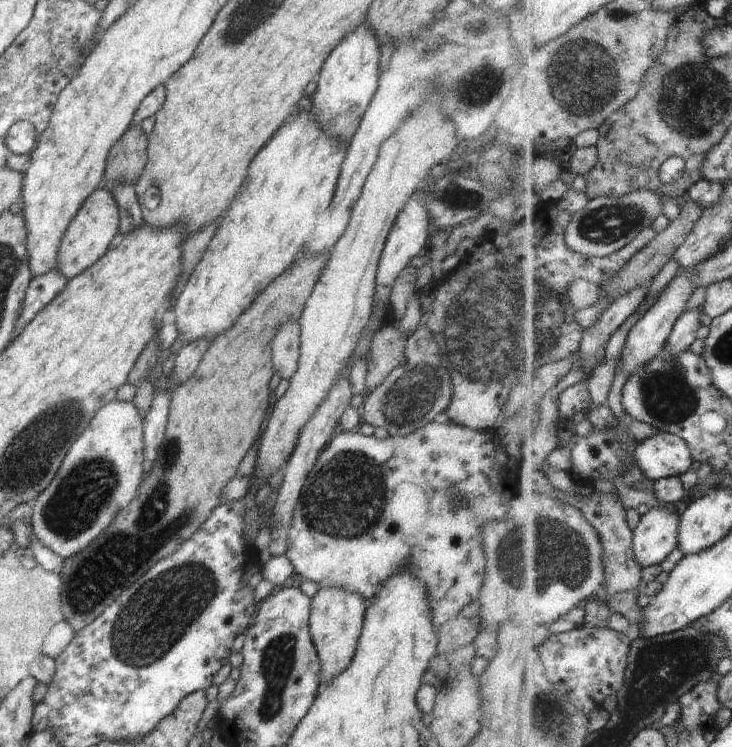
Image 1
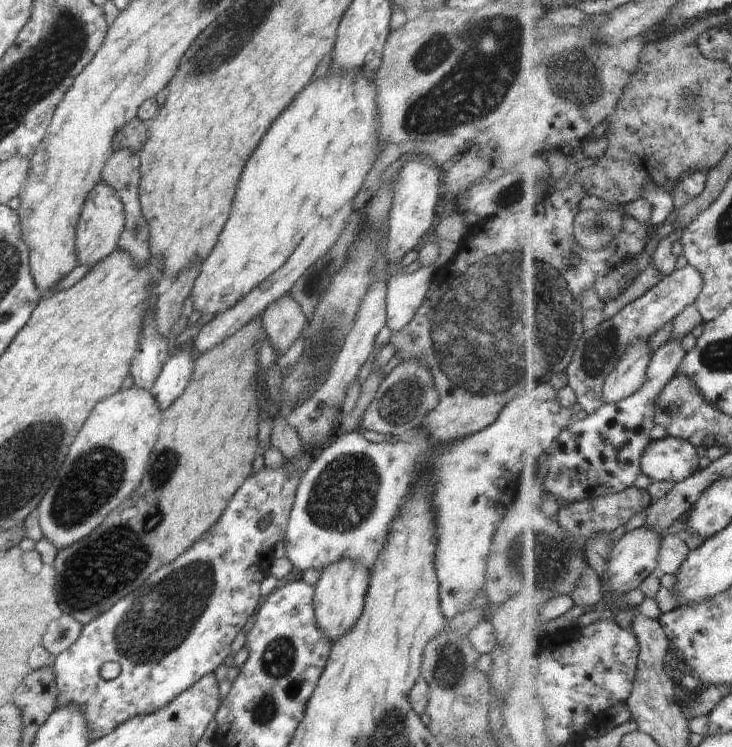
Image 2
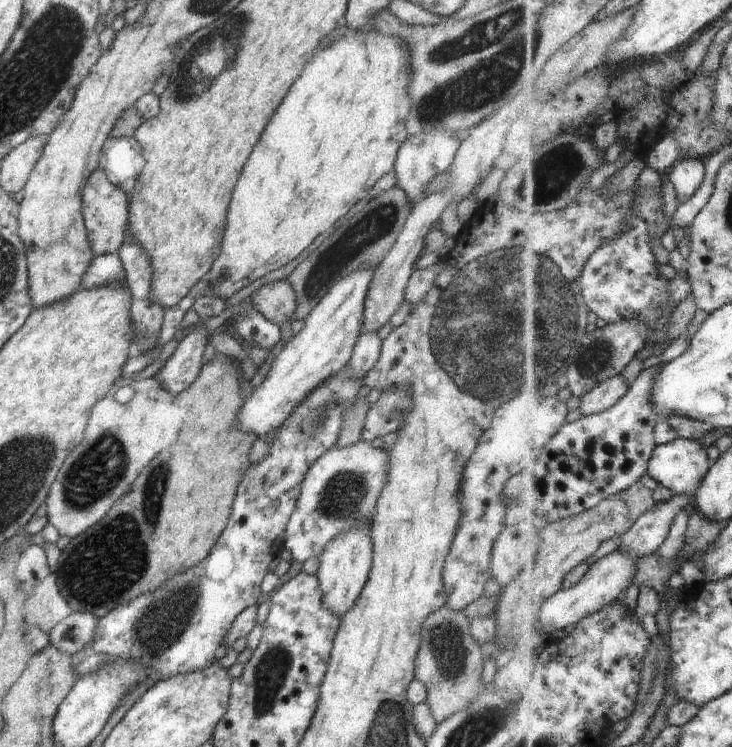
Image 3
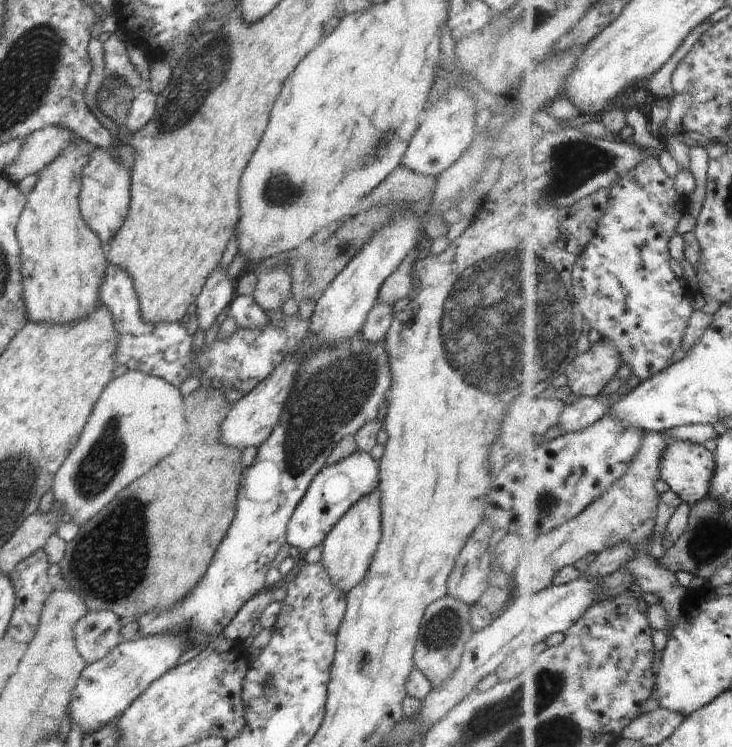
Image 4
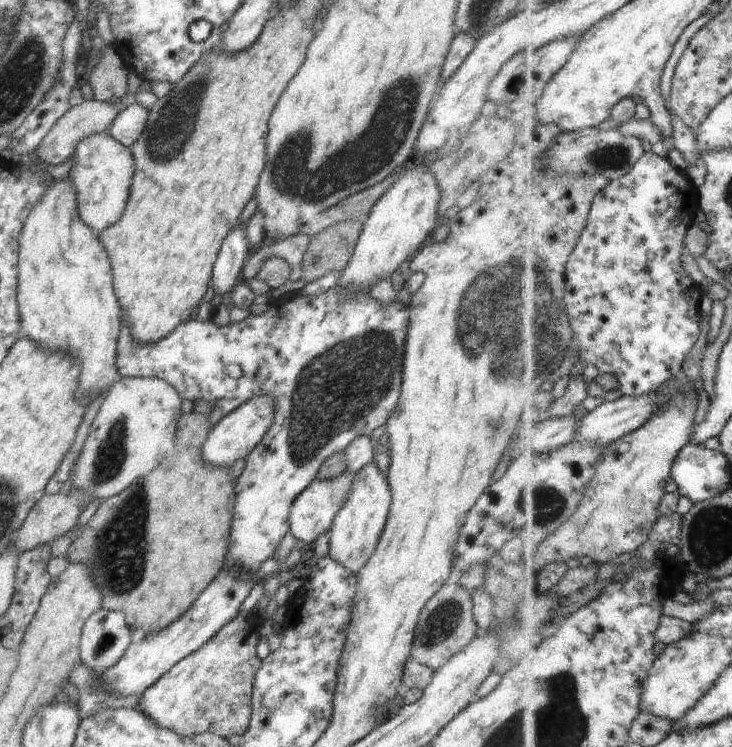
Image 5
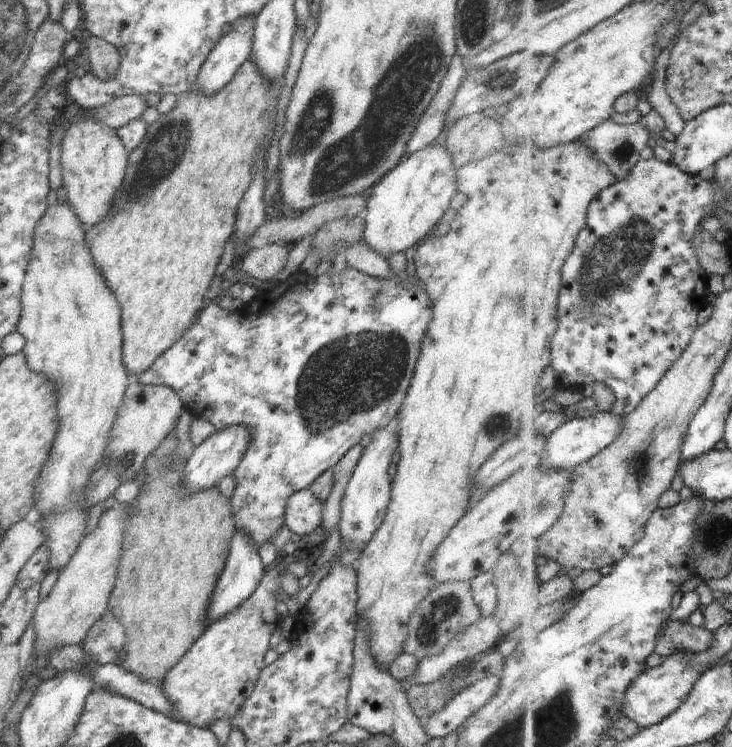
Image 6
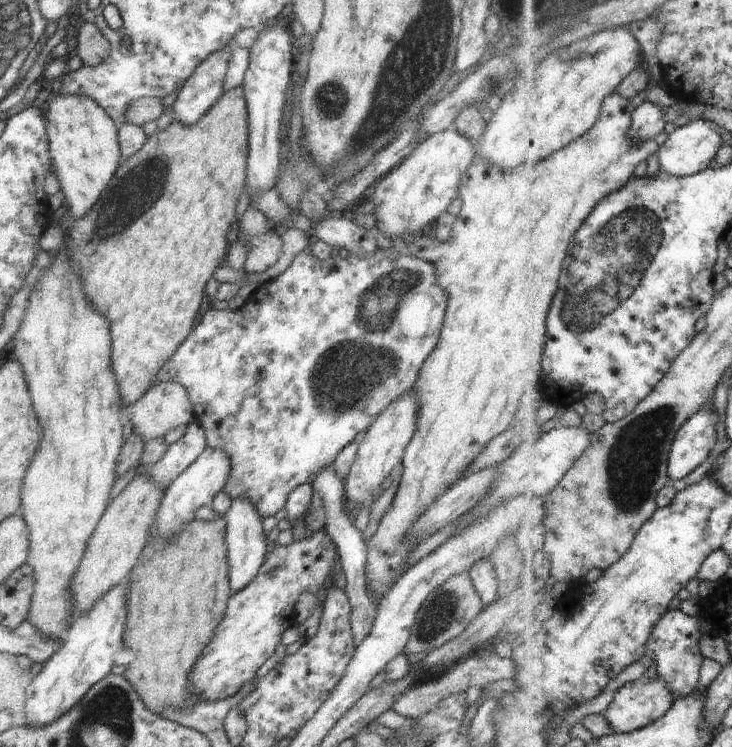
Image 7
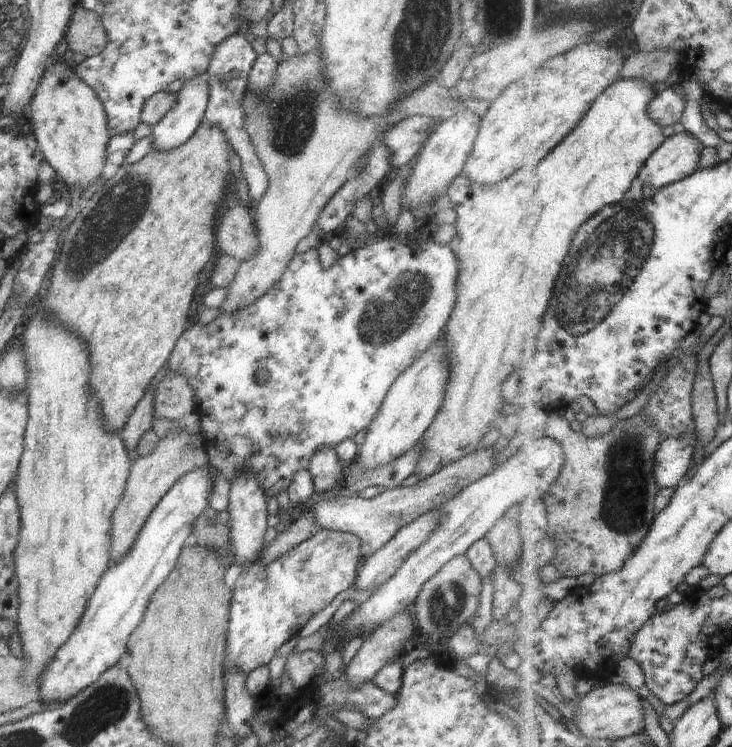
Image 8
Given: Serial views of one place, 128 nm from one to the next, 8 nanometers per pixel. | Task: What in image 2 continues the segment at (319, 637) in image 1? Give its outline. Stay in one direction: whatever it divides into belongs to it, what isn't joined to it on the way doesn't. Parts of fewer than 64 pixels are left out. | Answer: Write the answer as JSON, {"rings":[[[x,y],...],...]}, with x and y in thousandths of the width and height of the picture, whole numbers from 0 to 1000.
{"rings":[[[474,743],[437,766],[437,775],[430,783],[428,814],[433,838],[456,859],[474,849],[495,823],[507,766],[499,756]]]}

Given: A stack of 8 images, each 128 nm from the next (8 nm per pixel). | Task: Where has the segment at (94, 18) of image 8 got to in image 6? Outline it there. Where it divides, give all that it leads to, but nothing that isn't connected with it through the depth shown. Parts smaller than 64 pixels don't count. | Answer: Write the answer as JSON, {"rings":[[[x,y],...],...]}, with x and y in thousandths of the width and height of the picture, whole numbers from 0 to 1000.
{"rings":[[[127,47],[115,59],[112,74],[122,83],[123,96],[138,107],[150,106],[161,92],[163,71],[158,64]]]}

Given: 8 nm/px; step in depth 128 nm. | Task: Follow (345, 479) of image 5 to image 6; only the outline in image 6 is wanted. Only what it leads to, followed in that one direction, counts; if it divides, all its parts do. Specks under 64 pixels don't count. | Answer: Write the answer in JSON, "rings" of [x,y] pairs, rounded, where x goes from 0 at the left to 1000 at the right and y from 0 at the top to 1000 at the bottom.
{"rings":[[[419,656],[402,659],[391,669],[388,697],[398,712],[429,718],[439,710],[441,676]]]}

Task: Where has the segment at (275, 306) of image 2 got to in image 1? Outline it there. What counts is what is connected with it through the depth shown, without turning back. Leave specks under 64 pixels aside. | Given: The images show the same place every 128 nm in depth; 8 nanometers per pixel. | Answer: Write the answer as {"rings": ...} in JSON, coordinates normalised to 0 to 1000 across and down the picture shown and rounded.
{"rings":[[[408,431],[385,434],[372,452],[372,482],[384,507],[396,509],[407,493],[410,469]]]}

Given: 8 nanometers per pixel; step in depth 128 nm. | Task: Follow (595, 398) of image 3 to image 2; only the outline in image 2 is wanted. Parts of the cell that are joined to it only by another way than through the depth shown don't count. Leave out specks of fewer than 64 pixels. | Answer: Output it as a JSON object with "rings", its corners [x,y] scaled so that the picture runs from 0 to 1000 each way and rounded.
{"rings":[[[876,454],[862,459],[847,489],[827,513],[824,530],[828,539],[851,538],[883,515],[892,474],[885,456]]]}

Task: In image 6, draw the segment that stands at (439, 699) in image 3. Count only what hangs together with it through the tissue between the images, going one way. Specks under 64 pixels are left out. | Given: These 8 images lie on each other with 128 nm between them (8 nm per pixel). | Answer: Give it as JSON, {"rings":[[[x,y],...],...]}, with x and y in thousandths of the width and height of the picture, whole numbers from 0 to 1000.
{"rings":[[[613,778],[593,784],[561,823],[551,873],[568,885],[601,874],[630,845],[650,834],[657,825],[649,809],[642,778]]]}

